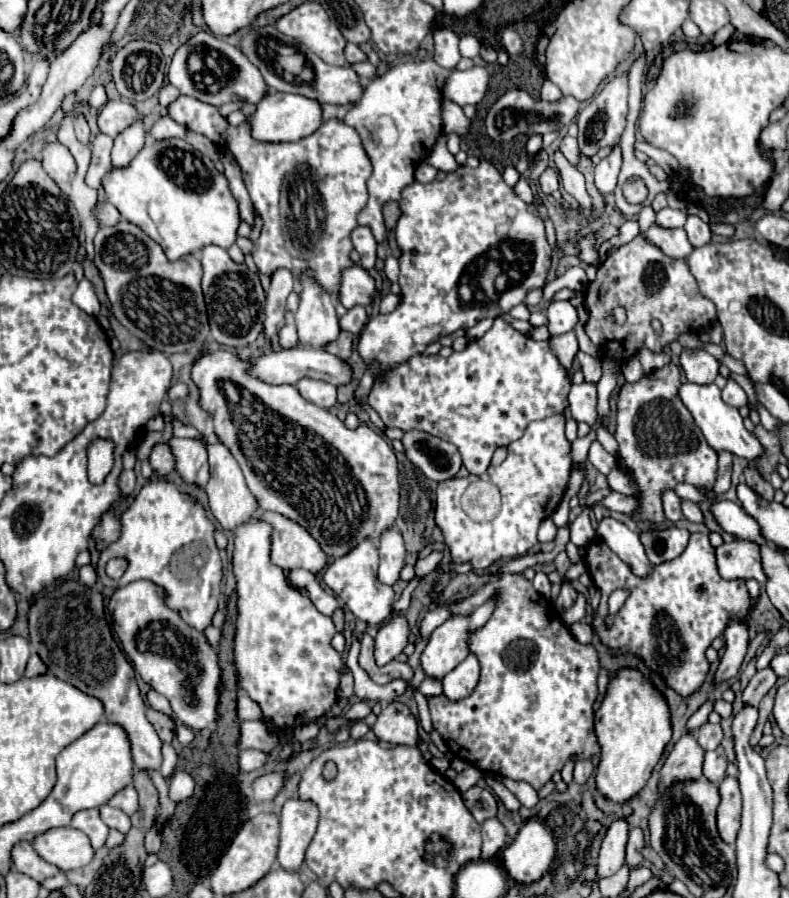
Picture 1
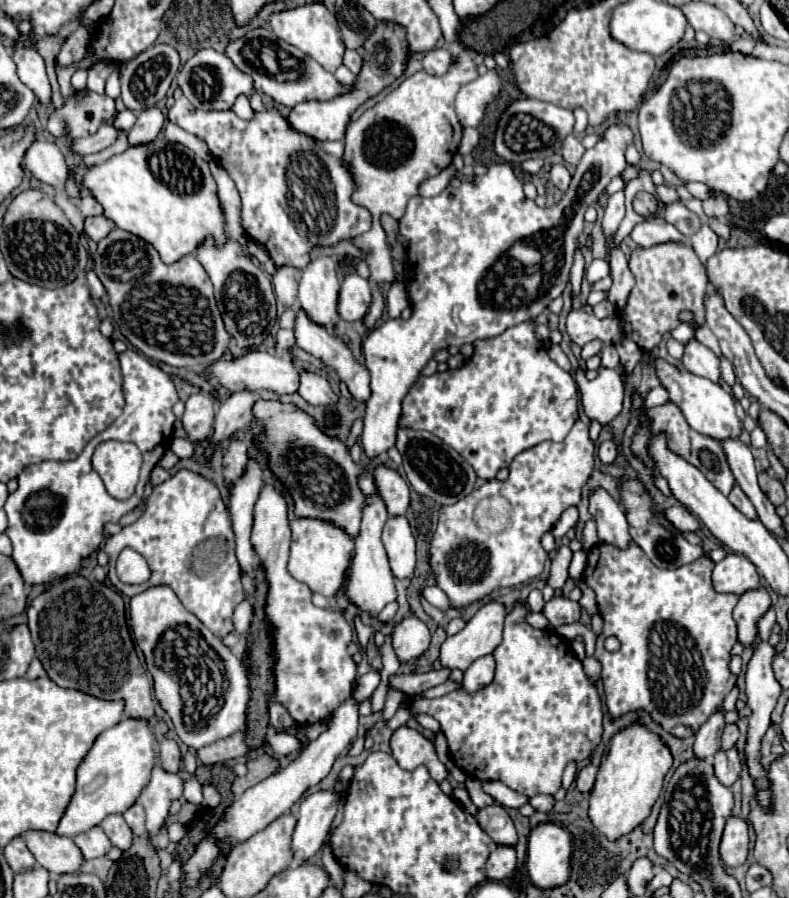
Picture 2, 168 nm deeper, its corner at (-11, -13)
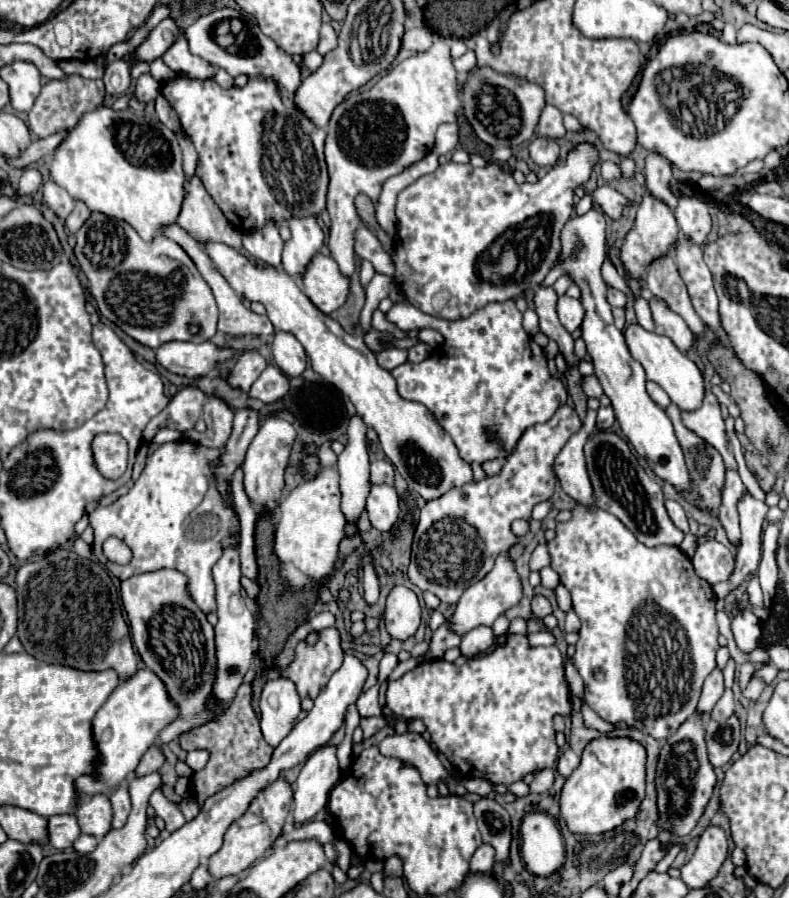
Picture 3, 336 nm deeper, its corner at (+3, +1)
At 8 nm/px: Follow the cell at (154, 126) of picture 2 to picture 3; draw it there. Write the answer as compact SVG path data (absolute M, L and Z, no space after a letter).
M141 74L135 84L135 100L139 102L151 102L155 96L159 96L161 84L153 80L151 74Z

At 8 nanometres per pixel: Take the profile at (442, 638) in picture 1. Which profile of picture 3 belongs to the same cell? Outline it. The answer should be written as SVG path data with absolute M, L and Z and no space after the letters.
M501 554L495 560L493 570L479 580L477 584L469 586L463 596L457 602L457 608L453 612L453 616L449 618L449 630L455 632L457 636L465 636L467 632L471 632L477 626L491 626L497 616L501 616L503 612L507 612L511 606L515 606L521 600L521 584L519 584L519 576L515 572L513 562L509 560L507 554Z

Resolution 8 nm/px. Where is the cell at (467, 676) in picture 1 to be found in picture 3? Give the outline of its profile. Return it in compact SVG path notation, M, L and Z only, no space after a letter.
M481 626L481 628L475 628L473 632L469 632L469 634L465 634L461 638L459 650L461 650L461 656L473 658L473 656L485 652L491 644L493 644L493 632L491 632L491 628L489 626Z

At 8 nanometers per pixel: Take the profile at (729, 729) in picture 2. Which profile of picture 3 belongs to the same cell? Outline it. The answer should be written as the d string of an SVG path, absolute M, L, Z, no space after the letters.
M725 690L725 694L721 696L721 700L713 706L711 718L713 720L725 720L725 718L733 716L733 708L735 708L735 696L733 696L731 690Z

